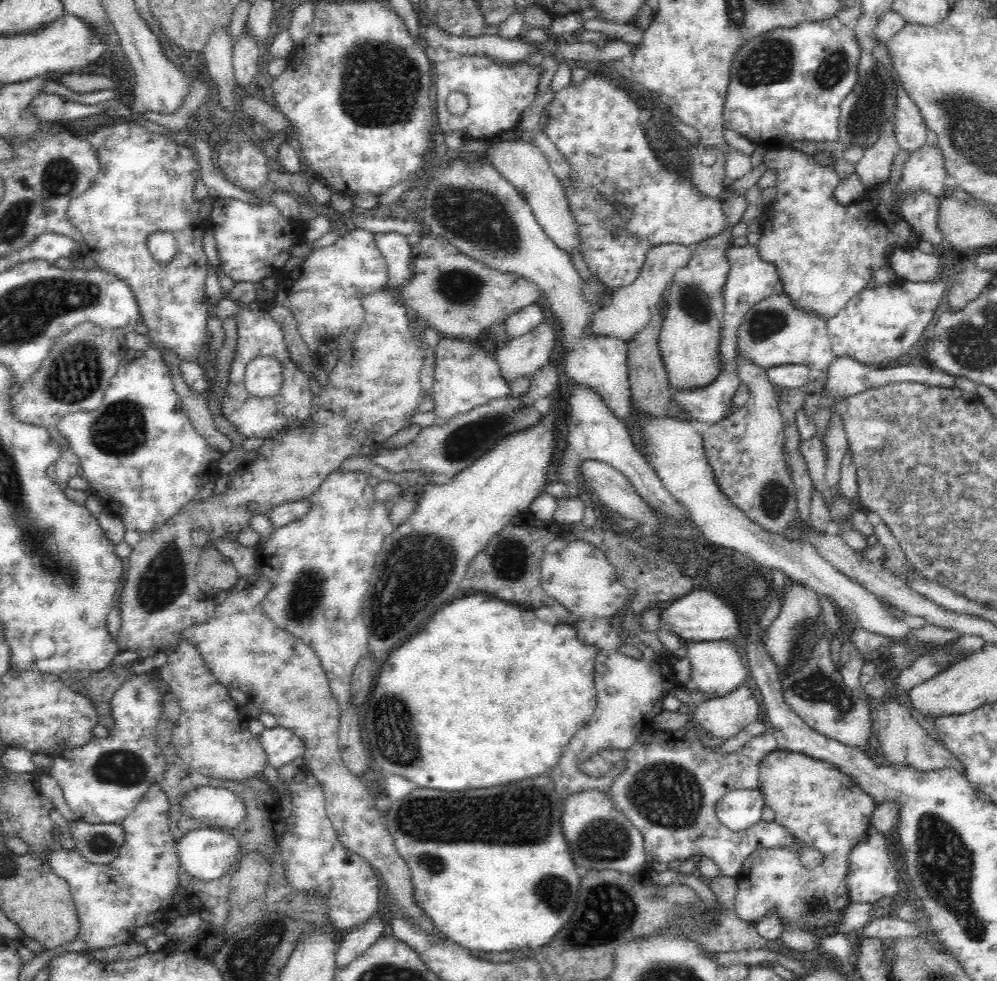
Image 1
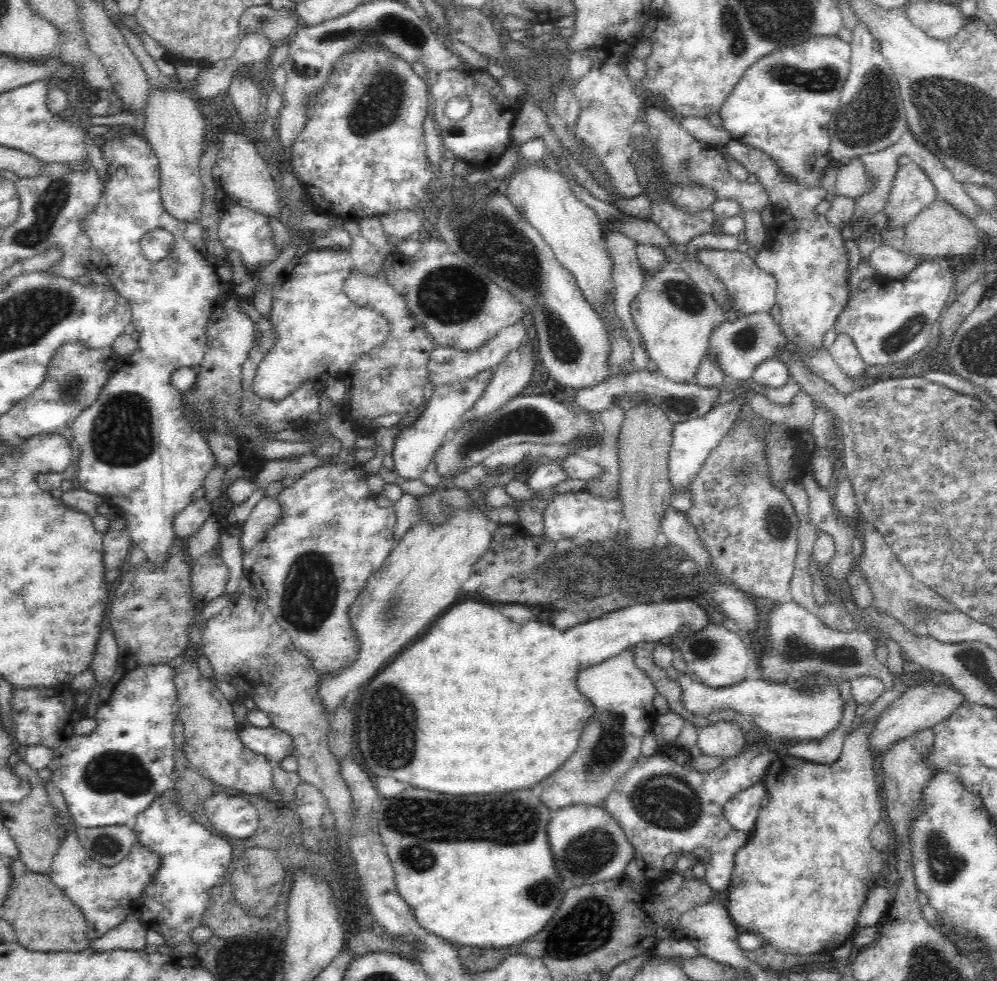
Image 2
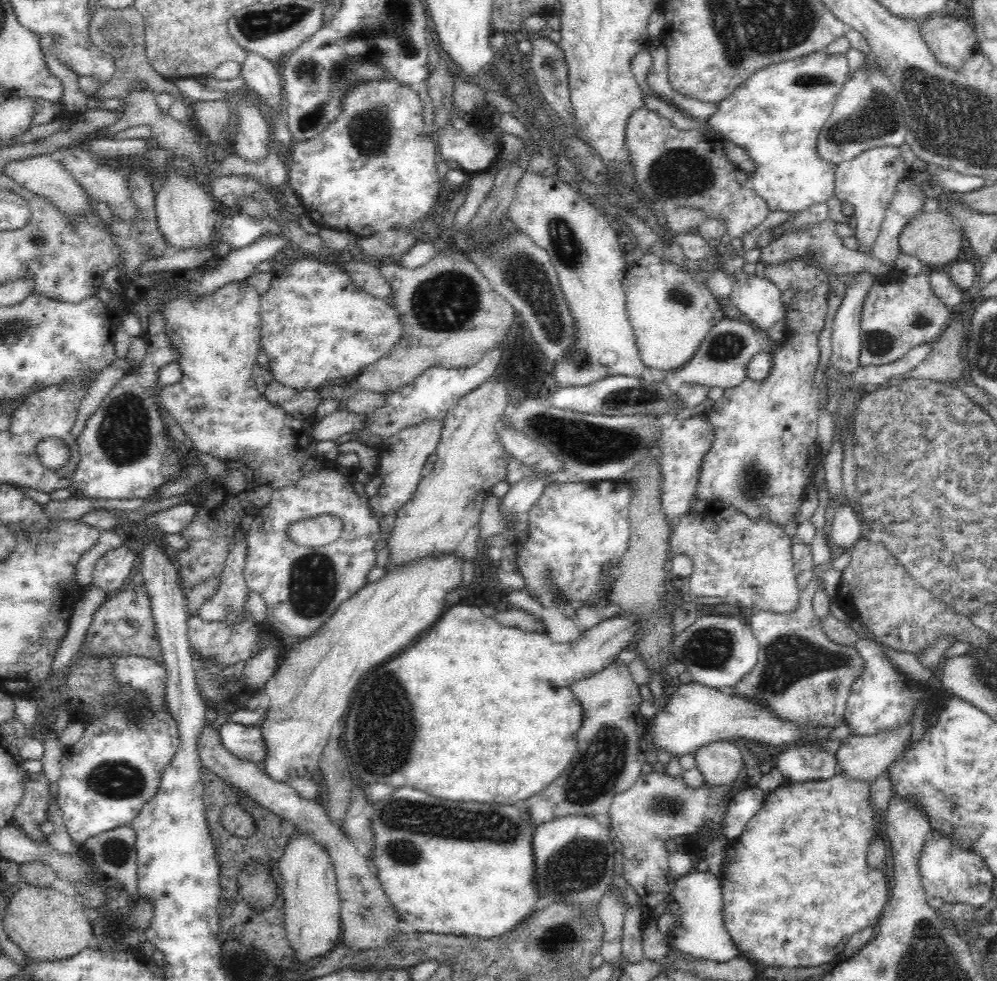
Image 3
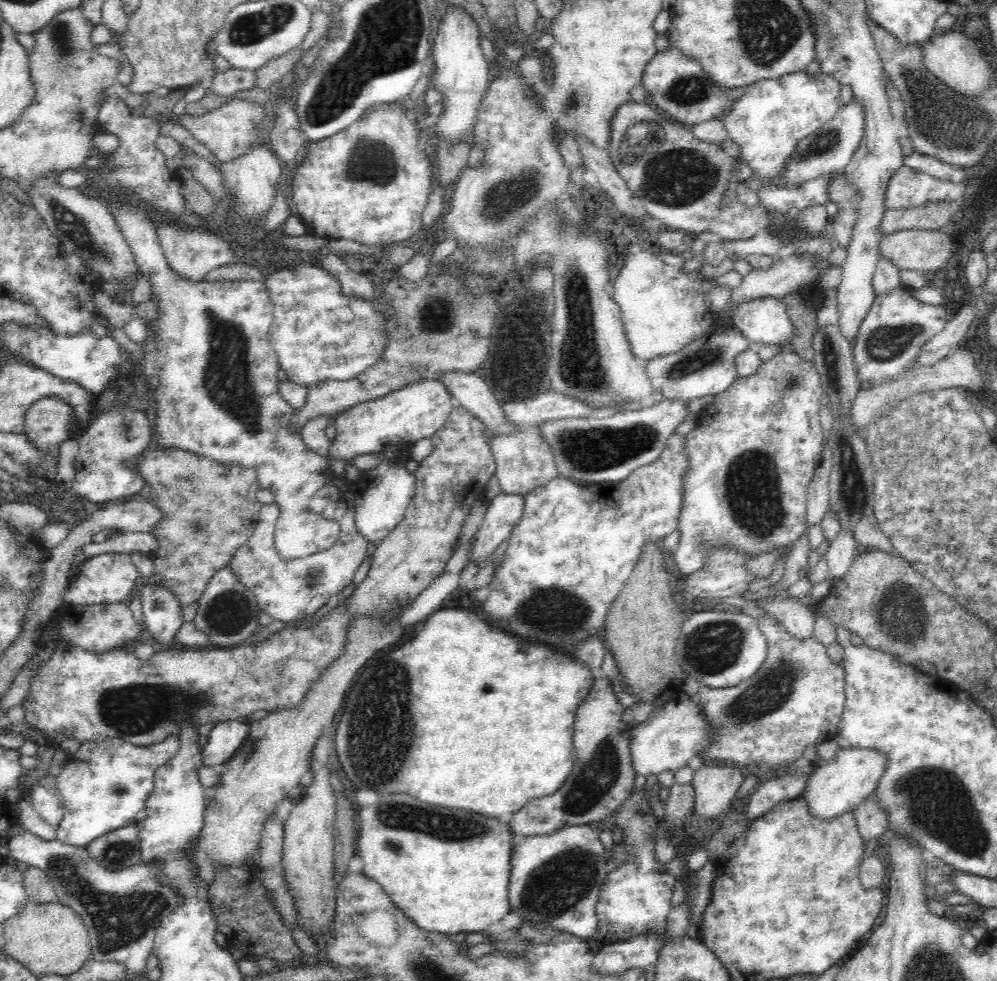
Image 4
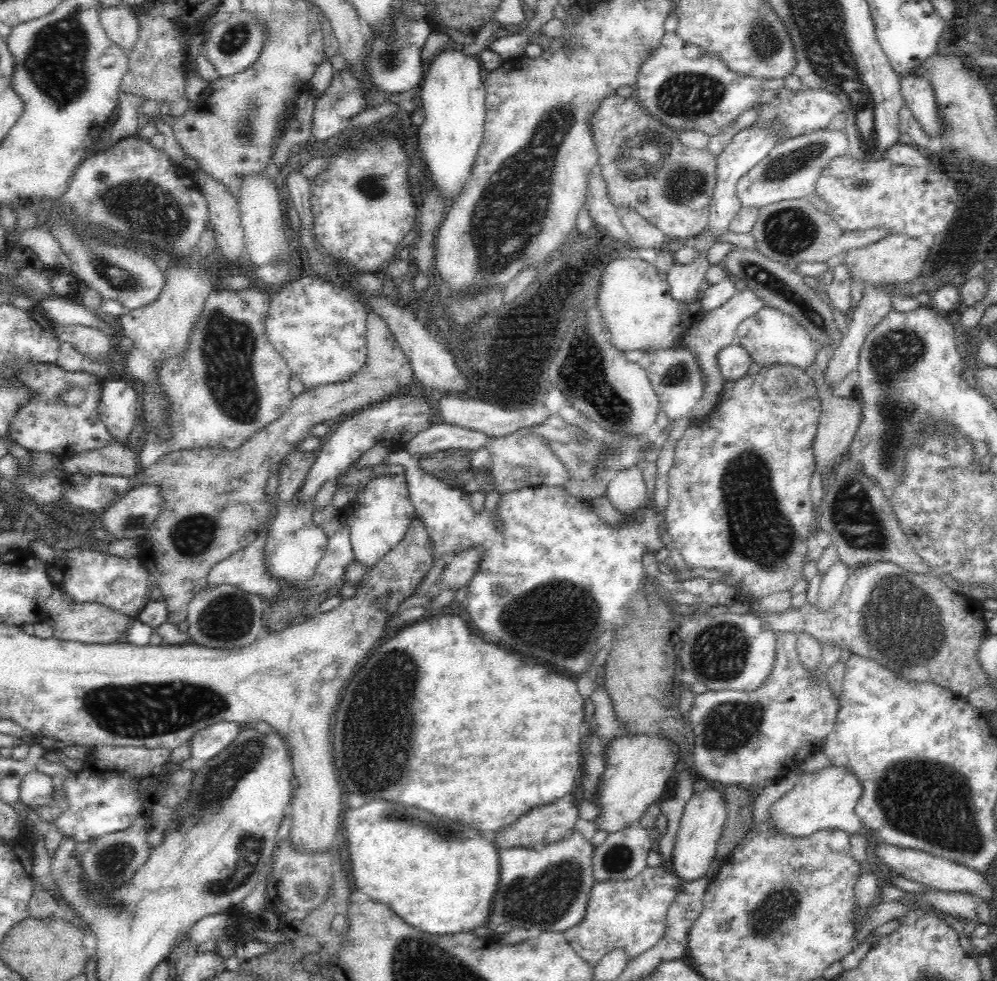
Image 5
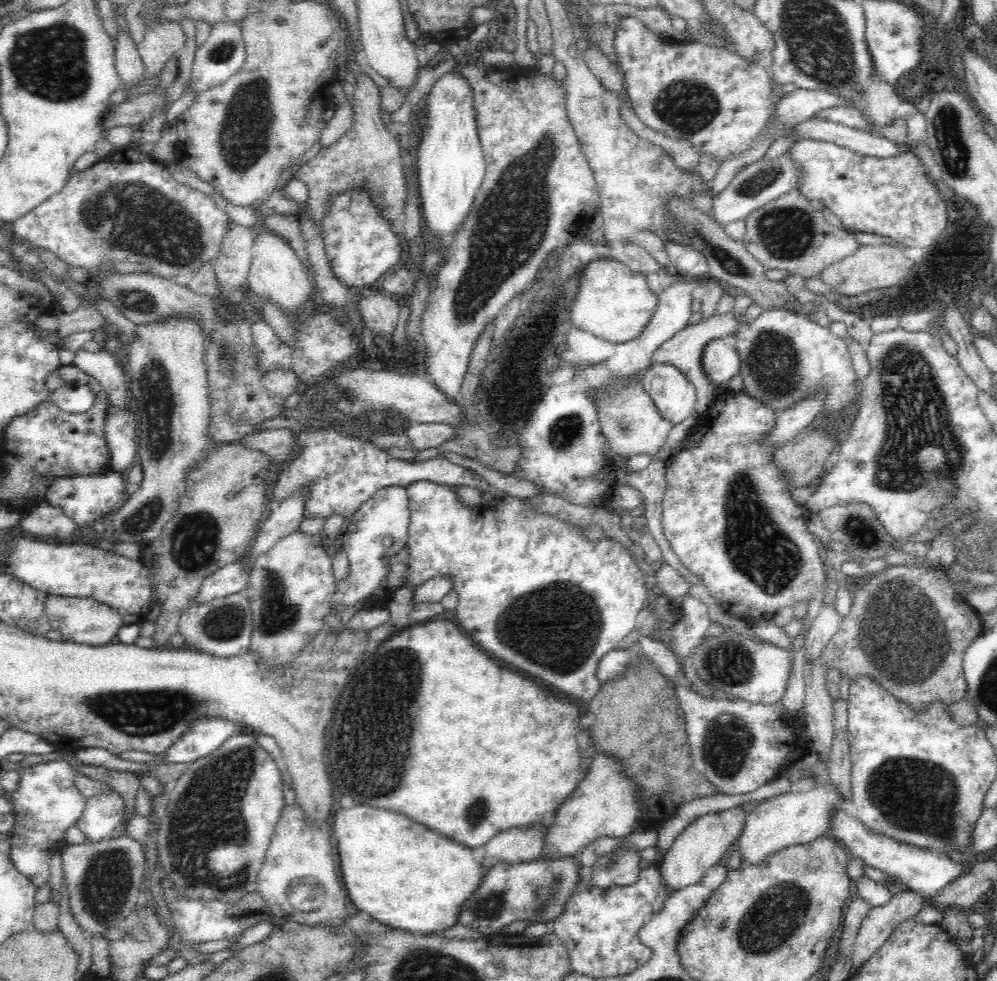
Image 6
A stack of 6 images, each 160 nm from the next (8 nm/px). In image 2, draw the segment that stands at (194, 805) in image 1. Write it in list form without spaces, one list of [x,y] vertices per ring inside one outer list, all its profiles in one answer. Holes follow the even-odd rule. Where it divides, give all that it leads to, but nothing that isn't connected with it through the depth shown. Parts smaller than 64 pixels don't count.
[[[215,793],[204,802],[211,828],[229,839],[250,839],[259,827],[258,811],[243,797]]]

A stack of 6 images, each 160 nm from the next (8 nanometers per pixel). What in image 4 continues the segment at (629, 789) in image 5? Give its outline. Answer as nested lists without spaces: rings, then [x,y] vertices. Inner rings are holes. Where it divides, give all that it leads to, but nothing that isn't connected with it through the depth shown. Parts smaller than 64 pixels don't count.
[[[685,692],[676,700],[670,700],[658,711],[652,711],[648,719],[630,730],[630,744],[628,744],[634,776],[660,775],[665,771],[675,772],[695,758],[697,759],[703,748],[708,746],[707,721],[703,712],[697,707],[695,697],[690,698]]]

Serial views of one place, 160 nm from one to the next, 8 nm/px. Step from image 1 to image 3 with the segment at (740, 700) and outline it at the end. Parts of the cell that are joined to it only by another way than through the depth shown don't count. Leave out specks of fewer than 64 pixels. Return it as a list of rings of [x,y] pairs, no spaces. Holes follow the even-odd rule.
[[[716,741],[696,750],[696,768],[708,787],[732,787],[744,768],[742,752],[730,741]]]

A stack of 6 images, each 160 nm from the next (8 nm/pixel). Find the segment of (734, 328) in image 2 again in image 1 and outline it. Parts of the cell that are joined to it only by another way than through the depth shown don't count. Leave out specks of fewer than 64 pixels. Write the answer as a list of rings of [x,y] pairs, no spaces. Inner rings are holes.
[[[782,293],[772,294],[757,302],[745,315],[738,328],[737,355],[763,369],[782,364],[804,364],[813,373],[826,371],[835,358],[829,340],[827,322],[810,311],[796,309],[790,298]]]

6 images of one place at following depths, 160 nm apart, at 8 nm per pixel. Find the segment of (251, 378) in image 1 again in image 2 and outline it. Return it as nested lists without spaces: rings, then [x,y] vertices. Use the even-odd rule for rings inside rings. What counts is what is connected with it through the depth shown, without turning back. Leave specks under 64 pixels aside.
[[[345,222],[344,228],[352,239],[352,246],[348,252],[336,249],[313,250],[307,247],[306,251],[294,258],[279,275],[277,286],[272,292],[270,316],[266,316],[276,331],[276,342],[258,365],[253,380],[254,392],[261,398],[282,400],[292,394],[305,380],[315,384],[326,380],[328,375],[336,377],[358,362],[360,356],[382,346],[390,334],[391,324],[387,319],[381,318],[379,313],[366,307],[354,305],[351,298],[344,293],[345,280],[351,274],[350,268],[357,268],[364,275],[382,276],[382,266],[385,261],[384,256],[362,237],[358,223]]]

